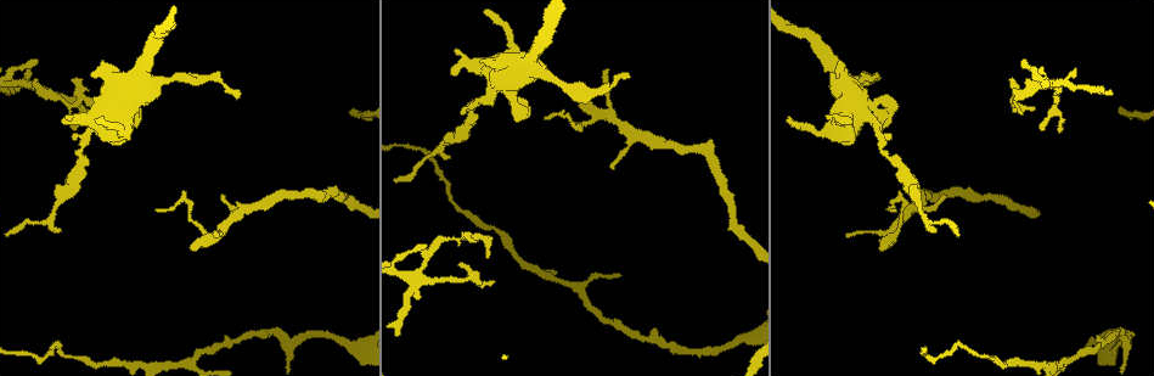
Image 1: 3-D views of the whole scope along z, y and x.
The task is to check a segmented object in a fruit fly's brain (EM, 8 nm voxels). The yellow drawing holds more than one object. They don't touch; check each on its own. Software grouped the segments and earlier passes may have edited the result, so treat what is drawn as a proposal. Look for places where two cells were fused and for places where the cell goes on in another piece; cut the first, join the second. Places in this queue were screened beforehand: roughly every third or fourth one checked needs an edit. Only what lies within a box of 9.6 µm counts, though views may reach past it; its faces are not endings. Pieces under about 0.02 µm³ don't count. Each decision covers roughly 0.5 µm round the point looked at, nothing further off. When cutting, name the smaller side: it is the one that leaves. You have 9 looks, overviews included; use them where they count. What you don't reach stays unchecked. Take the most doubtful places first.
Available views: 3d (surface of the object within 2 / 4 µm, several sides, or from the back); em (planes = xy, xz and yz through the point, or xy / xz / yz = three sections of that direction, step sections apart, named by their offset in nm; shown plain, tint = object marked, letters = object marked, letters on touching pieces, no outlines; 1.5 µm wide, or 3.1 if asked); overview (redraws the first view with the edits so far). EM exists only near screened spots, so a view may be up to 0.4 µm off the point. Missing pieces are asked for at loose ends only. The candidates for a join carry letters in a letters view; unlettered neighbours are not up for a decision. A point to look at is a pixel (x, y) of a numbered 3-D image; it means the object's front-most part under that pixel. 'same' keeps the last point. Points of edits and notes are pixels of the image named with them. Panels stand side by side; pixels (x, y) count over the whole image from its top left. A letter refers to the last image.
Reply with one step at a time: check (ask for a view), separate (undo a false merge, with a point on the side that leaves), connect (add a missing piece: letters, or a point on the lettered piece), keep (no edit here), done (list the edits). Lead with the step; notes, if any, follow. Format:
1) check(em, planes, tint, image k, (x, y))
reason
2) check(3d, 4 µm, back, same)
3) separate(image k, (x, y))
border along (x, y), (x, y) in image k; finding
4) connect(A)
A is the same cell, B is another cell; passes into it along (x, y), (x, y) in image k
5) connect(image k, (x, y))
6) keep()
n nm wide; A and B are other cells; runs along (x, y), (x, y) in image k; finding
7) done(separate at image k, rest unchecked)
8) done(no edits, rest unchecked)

check(em, xz, step 4, tint, image 1, (90, 73))
stops while still wide

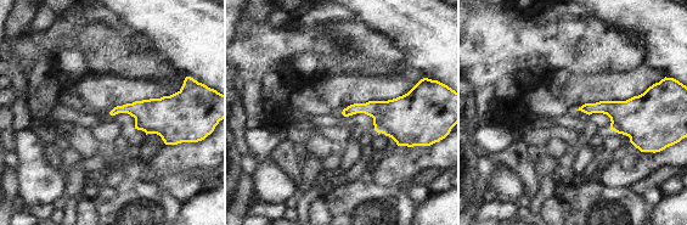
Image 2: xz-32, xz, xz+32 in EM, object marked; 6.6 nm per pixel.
check(em, planes, letters, same)

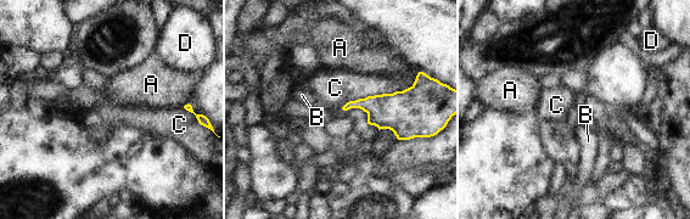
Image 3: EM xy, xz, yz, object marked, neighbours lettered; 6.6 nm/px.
keep()
A, B, C and D are other cells; no lettered piece goes on from it

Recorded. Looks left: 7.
check(em, xz, step 8, letters, image 1, (109, 142))
thick end

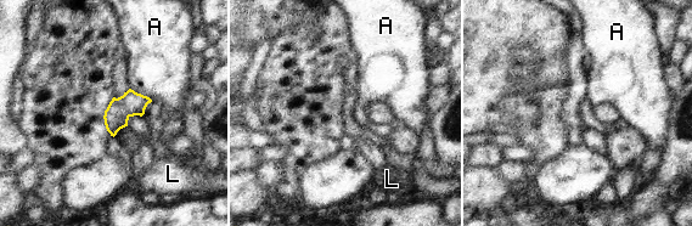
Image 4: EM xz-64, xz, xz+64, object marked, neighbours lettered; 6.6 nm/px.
check(em, planes, letters, same)

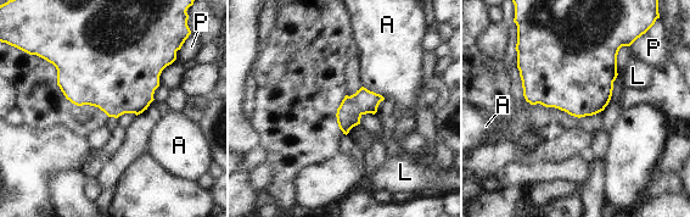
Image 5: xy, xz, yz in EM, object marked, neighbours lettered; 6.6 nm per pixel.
keep()
A, L and P are other cells; none of them fits

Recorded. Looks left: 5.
check(em, planes, letters, image 1, (192, 250))
free end

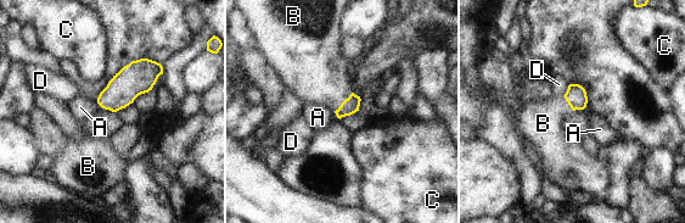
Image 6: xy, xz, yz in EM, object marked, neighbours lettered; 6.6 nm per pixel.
connect(B)
B touches over 180 nm; B is the same cell, A, C and D are other cells; the cell continues

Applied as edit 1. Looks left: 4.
check(3d, 4 µm, back, image 1, (1059, 132))
an open end

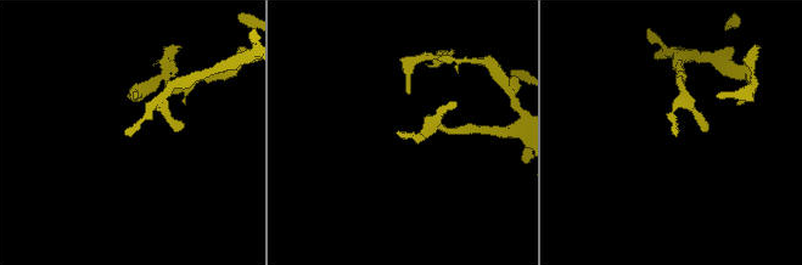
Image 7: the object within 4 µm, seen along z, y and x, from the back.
check(em, planes, letters, image 7, (127, 133))

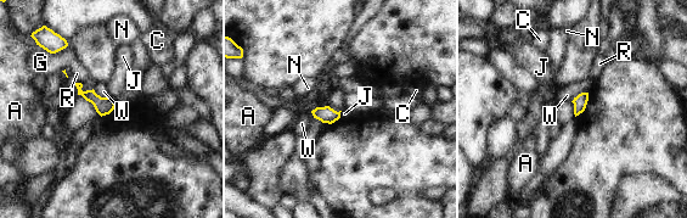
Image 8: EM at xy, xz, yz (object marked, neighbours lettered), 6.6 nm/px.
keep()
90 nm wide; A, C, G, J, N, R and W are other cells; none of them fits

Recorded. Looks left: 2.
done(connect at image 6, rest unchecked)

